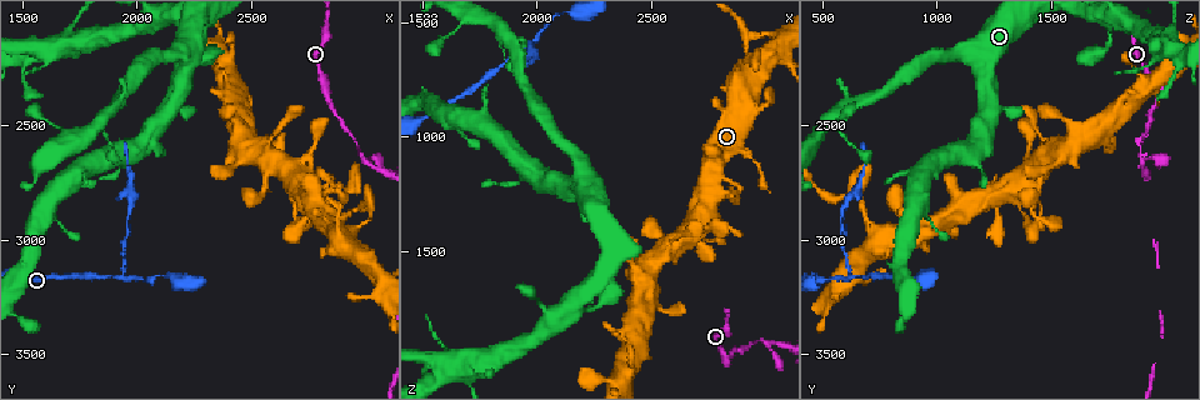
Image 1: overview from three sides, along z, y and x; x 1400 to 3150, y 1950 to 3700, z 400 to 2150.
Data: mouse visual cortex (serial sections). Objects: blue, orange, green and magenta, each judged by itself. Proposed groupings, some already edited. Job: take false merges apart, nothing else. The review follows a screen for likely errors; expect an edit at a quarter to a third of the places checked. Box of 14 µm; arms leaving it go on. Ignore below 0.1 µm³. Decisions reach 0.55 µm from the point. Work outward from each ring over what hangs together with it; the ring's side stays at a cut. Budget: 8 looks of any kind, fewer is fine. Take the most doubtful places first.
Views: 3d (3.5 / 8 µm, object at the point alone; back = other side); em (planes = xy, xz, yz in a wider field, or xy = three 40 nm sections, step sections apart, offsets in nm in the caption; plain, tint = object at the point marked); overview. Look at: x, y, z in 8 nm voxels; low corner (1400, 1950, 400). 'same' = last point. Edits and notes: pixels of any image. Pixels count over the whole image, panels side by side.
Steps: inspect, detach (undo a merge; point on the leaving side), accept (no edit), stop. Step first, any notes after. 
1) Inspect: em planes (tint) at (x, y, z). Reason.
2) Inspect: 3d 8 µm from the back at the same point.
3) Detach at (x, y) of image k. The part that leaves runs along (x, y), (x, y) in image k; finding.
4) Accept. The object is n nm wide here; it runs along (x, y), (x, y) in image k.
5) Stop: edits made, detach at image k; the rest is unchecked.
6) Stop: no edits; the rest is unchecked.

Inspect: 3d 8 µm at (3010, 2650, 1910). Sharp bend.

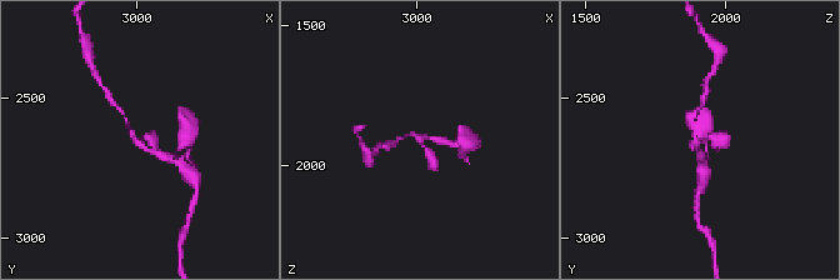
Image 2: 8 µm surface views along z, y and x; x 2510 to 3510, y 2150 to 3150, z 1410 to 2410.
Inspect: 3d 3.5 µm at (3010, 2650, 1900). Zoom in.

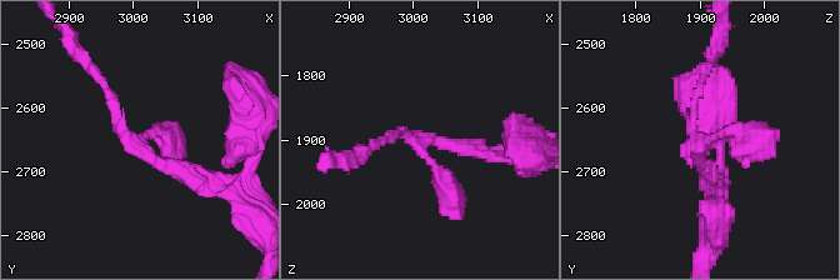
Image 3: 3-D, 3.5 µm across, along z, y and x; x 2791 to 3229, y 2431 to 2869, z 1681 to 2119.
Inspect: em xy step 1 (tint) at (3000, 2660, 1905). Need the tissue.

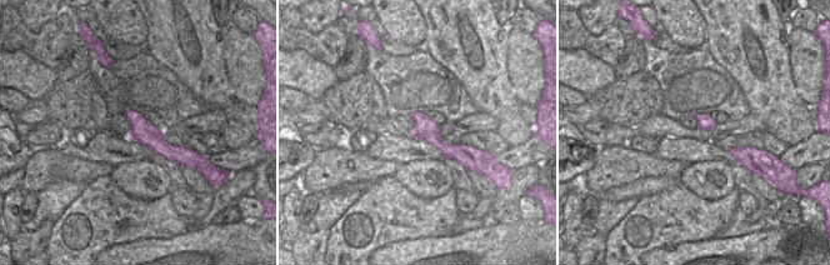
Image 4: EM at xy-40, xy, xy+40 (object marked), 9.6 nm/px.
Accept. It runs along (94, 74), (136, 143), (159, 131), (175, 150) in image 3; continuous, no second cell.

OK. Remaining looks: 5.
Inspect: 3d 3.5 µm at (1920, 3170, 620). Three arms meet.

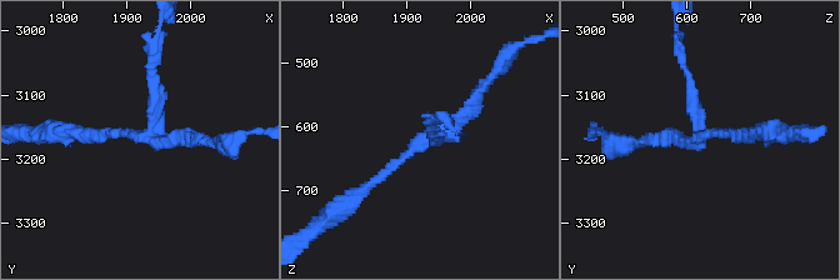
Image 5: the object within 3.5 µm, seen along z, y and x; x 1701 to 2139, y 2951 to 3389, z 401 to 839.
Inspect: em xy step 2 (tint) at (1930, 3165, 615).

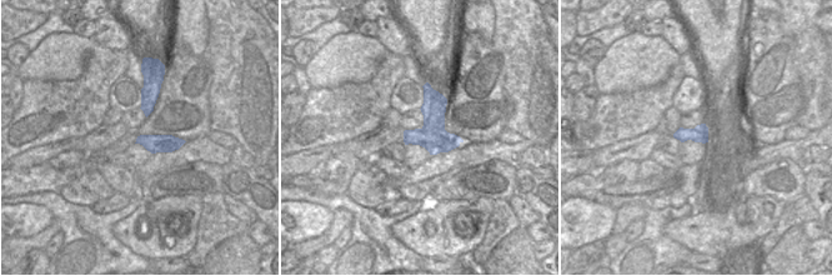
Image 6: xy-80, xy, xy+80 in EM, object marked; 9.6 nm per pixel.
Detach at (159, 89) of image 5. The arms are 100, 150, 200 nm wide; the part that leaves runs along (150, 129), (158, 33) in image 5; a second cell is stuck on.

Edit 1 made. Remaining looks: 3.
Inspect: em xy step 3 (tint) at (2700, 2910, 1430). Sudden change in width.

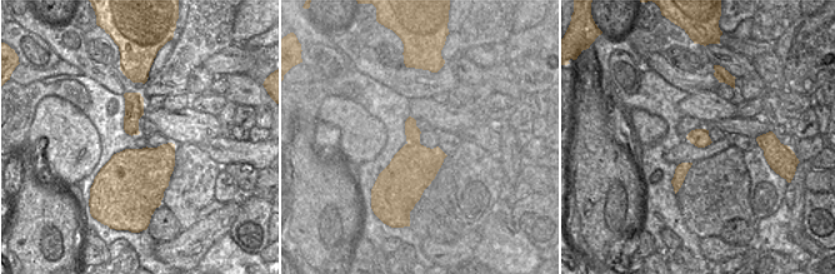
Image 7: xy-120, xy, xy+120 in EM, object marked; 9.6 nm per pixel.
Inspect: 3d 3.5 µm at the same point. Wider look.

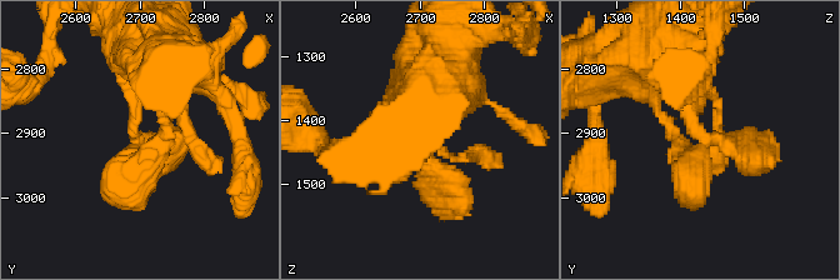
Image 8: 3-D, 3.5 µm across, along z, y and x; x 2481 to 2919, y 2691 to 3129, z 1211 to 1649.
Accept. It runs along (146, 38), (131, 160), (104, 176) in image 8; continuous, no second cell.

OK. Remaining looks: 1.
Stop: edits made, detach at image 5; the rest is unchecked.

